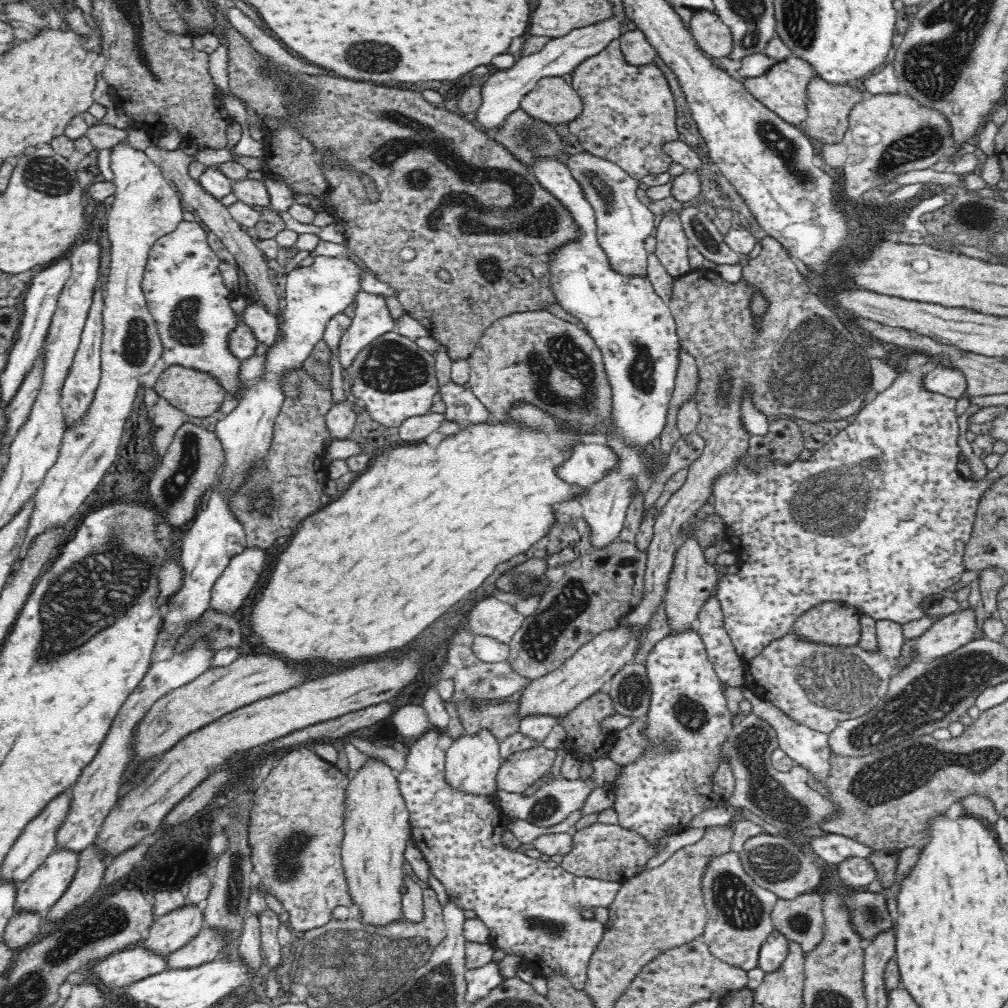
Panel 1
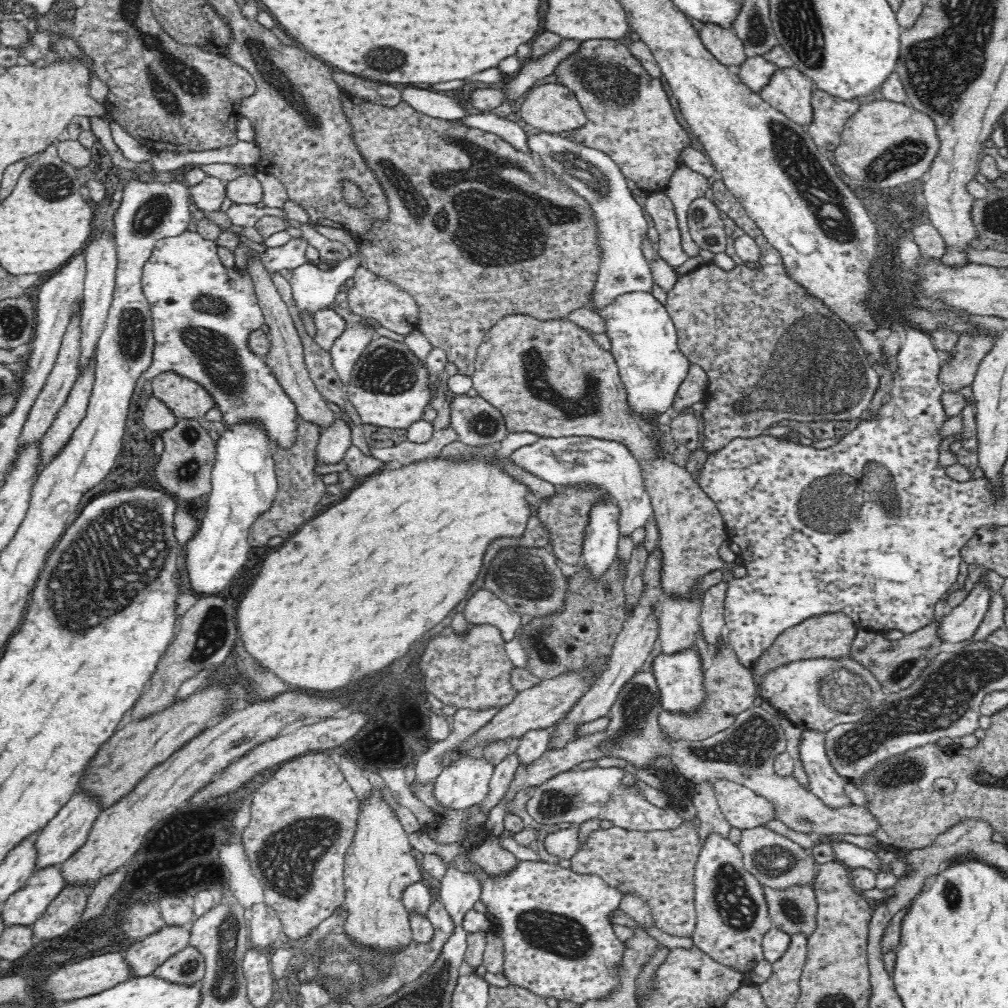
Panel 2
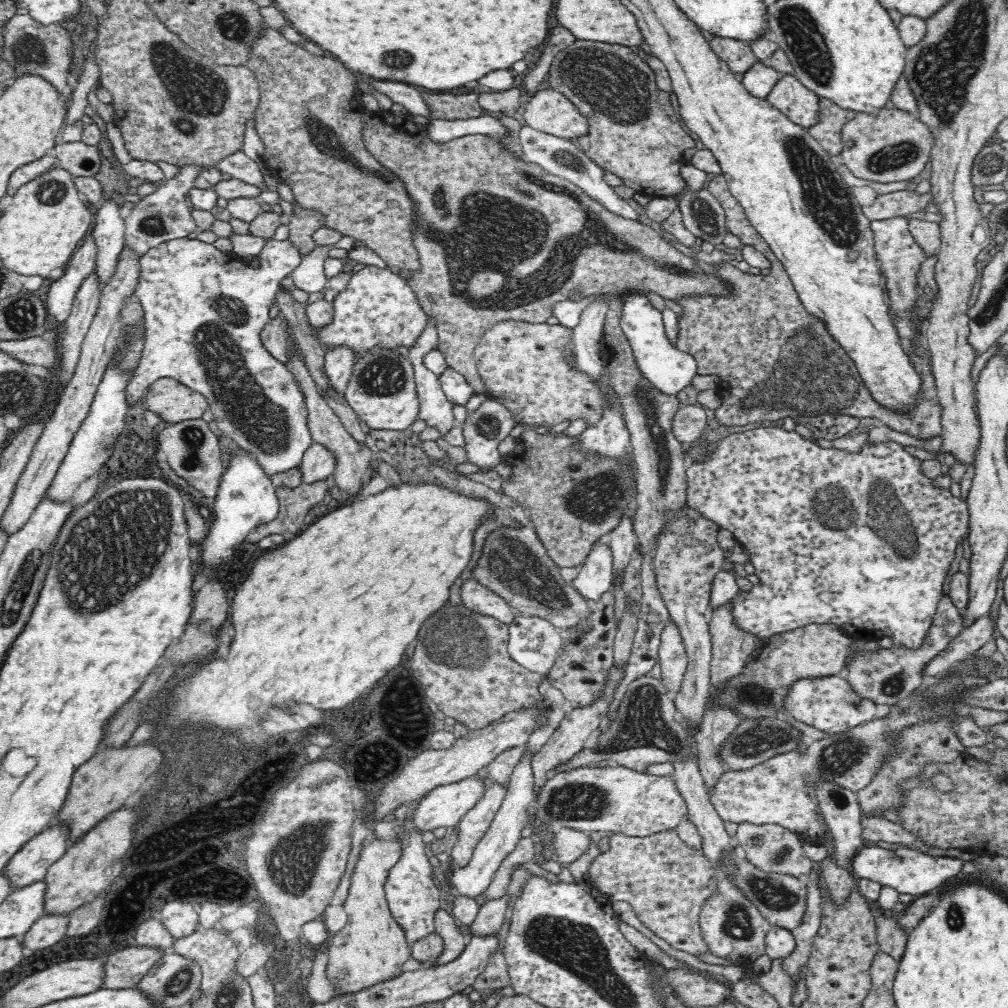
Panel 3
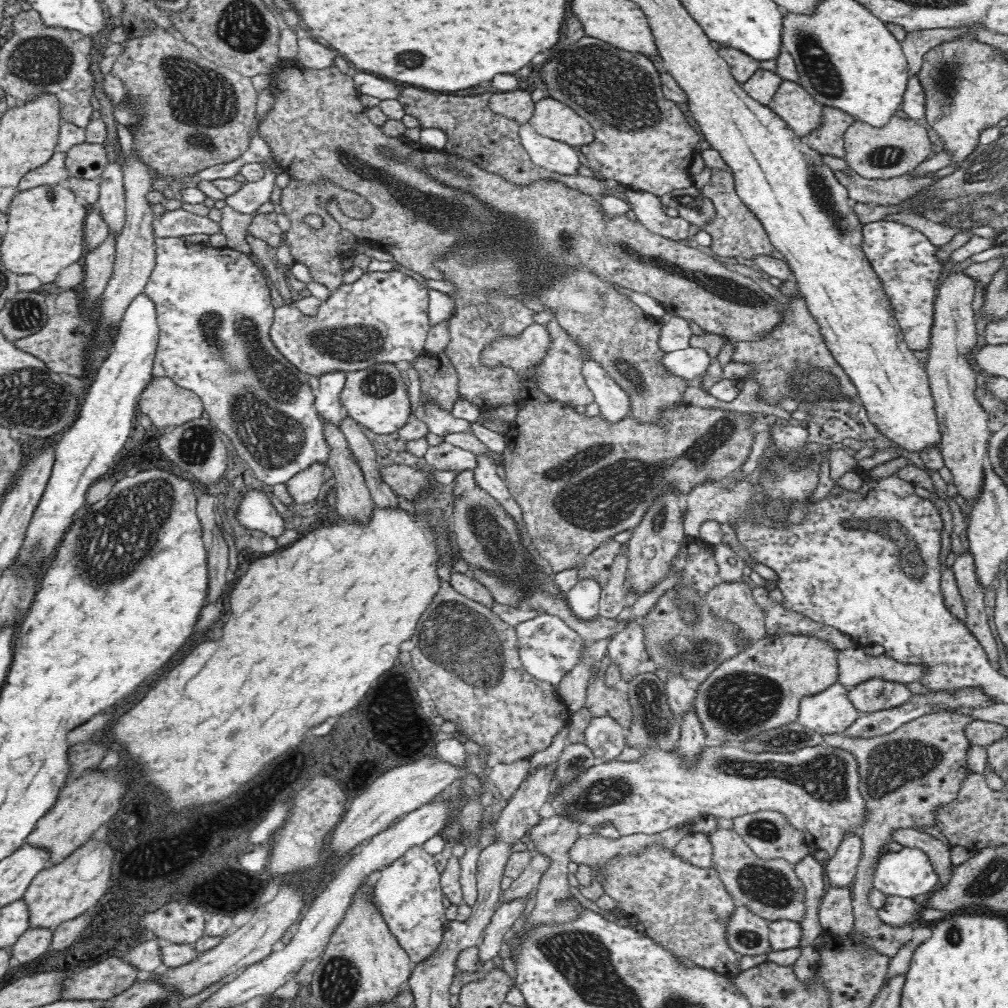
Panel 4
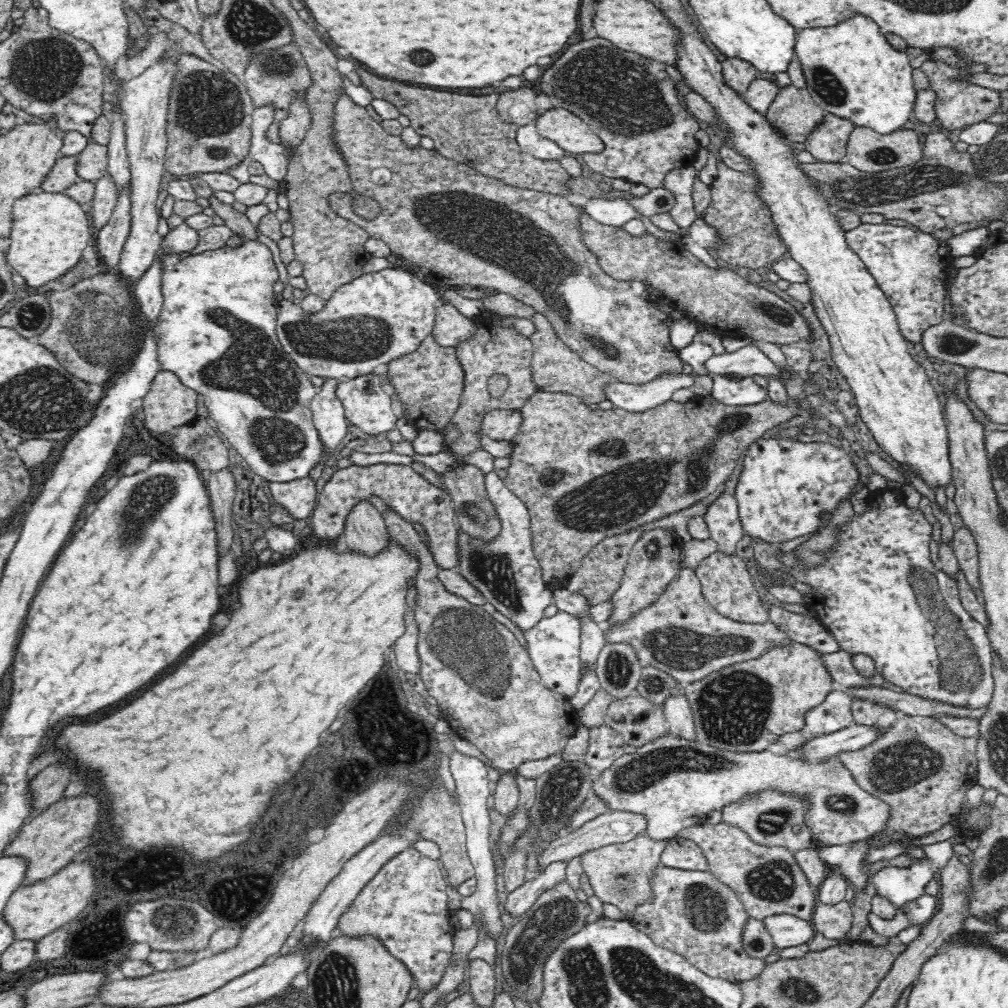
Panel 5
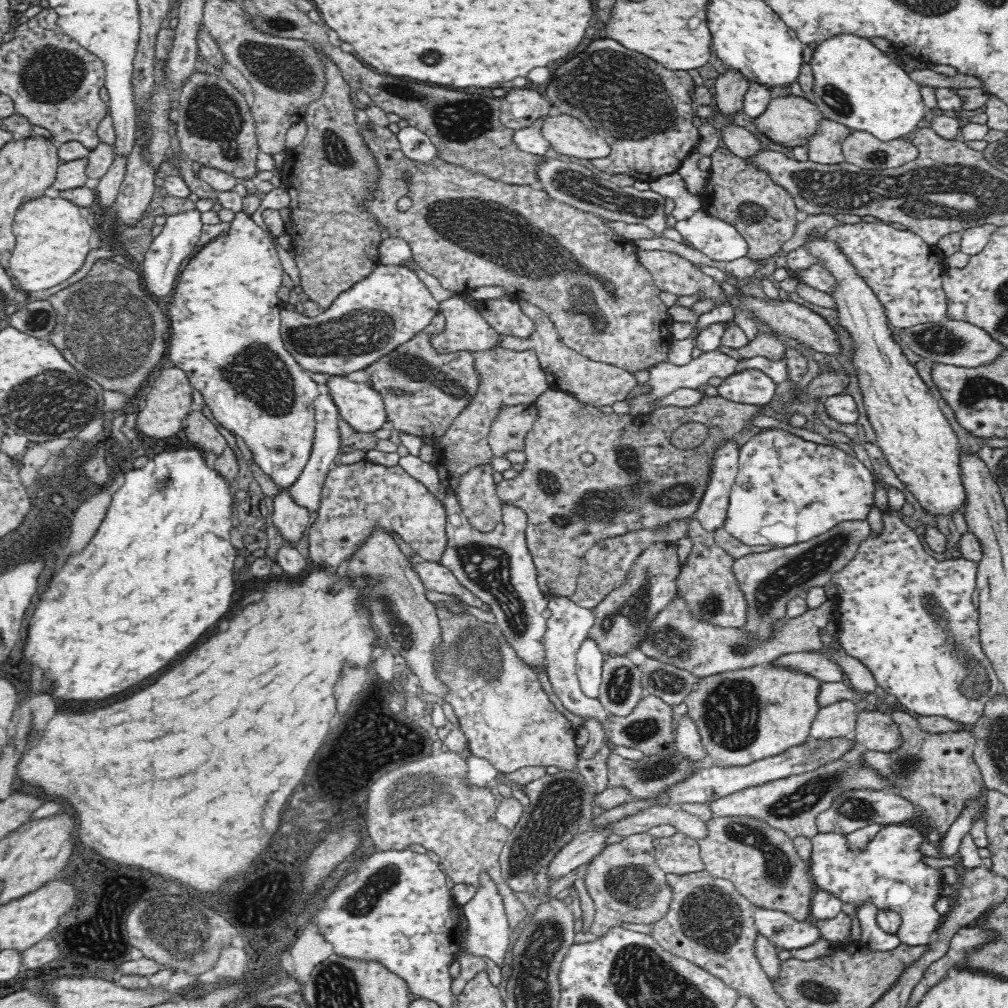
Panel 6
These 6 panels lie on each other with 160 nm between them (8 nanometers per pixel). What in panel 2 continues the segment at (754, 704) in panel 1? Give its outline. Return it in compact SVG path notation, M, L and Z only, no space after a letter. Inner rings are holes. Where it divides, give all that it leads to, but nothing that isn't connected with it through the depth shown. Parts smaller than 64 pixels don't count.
M802 729L798 760L807 774L812 795L818 796L832 808L851 804L844 793L847 780L834 770L828 758L824 731Z

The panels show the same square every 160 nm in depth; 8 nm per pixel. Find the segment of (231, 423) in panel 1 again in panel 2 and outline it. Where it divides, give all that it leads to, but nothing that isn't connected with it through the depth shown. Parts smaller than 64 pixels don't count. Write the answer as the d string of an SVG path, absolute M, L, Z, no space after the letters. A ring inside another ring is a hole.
M308 245L304 255L310 262L300 265L292 271L292 276L289 279L291 285L292 297L298 308L298 312L302 319L302 314L306 313L314 318L314 313L322 309L333 308L332 304L336 300L336 295L341 291L342 286L353 278L356 269L361 266L360 257L351 256L349 259L341 260L338 264L332 265L328 270L321 270L315 265L315 262L321 260L318 250L313 246ZM240 420L236 424L224 424L224 427L215 443L216 464L211 472L206 511L200 514L198 530L185 543L190 592L198 599L218 596L238 568L246 564L251 546L250 527L258 514L272 506L278 490L276 461L264 425L259 420Z

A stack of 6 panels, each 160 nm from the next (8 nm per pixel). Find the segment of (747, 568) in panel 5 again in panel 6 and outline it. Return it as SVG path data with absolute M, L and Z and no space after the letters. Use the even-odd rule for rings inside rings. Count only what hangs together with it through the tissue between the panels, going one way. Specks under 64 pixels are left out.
M691 519L689 537L693 542L688 562L681 566L677 576L677 590L688 603L689 611L696 618L709 620L718 626L744 627L748 611L746 597L738 579L733 575L735 558L714 541L714 533L706 530L700 521Z

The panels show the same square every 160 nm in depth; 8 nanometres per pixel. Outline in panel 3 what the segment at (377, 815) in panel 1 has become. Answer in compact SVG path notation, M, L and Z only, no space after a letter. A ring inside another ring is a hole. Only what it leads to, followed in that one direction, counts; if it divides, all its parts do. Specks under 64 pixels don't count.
M374 832L372 841L360 850L343 904L347 923L328 948L327 977L335 984L335 996L358 992L378 982L393 979L400 974L402 964L411 957L411 946L405 939L404 929L393 918L385 897L390 870L398 864L402 854L404 846L398 836L382 839L377 838Z

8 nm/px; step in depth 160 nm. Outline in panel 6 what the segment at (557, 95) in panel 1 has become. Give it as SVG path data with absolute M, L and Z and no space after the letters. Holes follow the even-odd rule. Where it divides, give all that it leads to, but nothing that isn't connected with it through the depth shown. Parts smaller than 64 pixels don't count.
M568 114L547 116L541 133L551 144L551 148L564 156L576 158L604 158L611 153L610 145L600 136L588 130L581 121Z

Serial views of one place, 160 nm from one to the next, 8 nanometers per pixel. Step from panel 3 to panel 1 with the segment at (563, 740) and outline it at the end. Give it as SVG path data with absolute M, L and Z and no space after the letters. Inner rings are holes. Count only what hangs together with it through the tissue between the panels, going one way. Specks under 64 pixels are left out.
M768 235L762 238L761 245L761 252L755 258L750 259L747 266L743 267L741 272L743 277L738 282L734 284L726 282L715 270L696 269L675 279L672 296L667 301L677 325L679 343L688 350L688 355L693 357L697 363L699 382L695 398L701 419L694 432L705 440L705 447L700 459L696 460L687 470L684 484L669 498L664 508L658 513L653 528L654 536L646 550L647 567L644 575L646 592L638 607L634 608L628 617L629 624L641 628L643 634L648 634L648 622L650 622L652 614L656 612L656 607L665 597L673 568L674 554L684 526L694 522L696 511L708 502L713 494L714 483L722 475L738 468L747 454L751 436L744 431L744 427L740 423L740 402L743 389L747 385L754 387L755 407L759 408L760 412L763 412L764 416L768 418L792 417L796 422L808 420L811 423L824 420L844 420L845 417L852 418L857 412L860 412L860 405L865 402L871 373L868 356L881 359L886 354L882 343L871 338L869 334L857 328L849 320L850 313L844 309L839 310L838 307L834 308L824 304L820 294L816 296L809 291L808 286L800 277L796 265L792 264L787 250L773 236ZM746 282L751 282L755 288L759 288L769 300L770 307L762 318L760 334L755 334L755 320L748 309L750 291L748 291ZM726 372L727 376L732 379L732 394L725 405L720 405L717 402L717 389Z

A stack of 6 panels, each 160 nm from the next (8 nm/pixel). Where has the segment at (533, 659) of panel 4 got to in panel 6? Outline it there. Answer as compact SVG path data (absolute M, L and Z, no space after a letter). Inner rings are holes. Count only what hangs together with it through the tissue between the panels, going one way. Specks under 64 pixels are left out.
M568 597L551 598L547 607L551 610L551 615L546 620L542 647L544 647L545 672L552 690L568 712L578 714L578 716L593 716L603 723L608 718L609 712L602 706L599 699L588 698L583 693L575 667L577 650L593 627L596 618L595 612L593 609L576 605Z

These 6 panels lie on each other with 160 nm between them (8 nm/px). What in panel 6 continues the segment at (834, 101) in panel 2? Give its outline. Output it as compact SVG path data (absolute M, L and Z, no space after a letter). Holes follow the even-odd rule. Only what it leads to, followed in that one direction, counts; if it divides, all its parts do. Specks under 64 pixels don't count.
M822 119L808 141L809 160L818 164L835 165L845 161L842 141L850 136L852 129L835 120Z

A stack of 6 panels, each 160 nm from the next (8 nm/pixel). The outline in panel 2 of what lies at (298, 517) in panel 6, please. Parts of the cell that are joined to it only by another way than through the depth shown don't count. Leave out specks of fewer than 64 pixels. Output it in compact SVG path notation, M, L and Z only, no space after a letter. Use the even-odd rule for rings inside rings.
M339 417L325 428L319 436L318 460L320 464L336 464L344 459L346 450L352 446L352 428Z

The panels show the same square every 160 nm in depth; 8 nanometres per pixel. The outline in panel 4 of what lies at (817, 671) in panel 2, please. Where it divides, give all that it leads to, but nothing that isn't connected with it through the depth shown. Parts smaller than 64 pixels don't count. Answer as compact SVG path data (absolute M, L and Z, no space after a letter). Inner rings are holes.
M834 682L818 694L800 698L796 721L820 734L836 734L844 733L860 716L844 684Z

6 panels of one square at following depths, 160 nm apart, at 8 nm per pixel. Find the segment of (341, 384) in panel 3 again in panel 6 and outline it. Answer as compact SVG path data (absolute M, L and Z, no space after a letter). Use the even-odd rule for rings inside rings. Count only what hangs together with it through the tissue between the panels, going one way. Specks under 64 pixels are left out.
M329 394L319 395L313 402L315 424L315 435L312 454L306 468L297 478L294 484L289 486L289 493L292 498L302 506L305 506L309 512L318 510L320 498L322 498L322 489L327 474L334 468L334 462L337 460L339 448L341 447L341 438L339 433L339 410L336 403Z

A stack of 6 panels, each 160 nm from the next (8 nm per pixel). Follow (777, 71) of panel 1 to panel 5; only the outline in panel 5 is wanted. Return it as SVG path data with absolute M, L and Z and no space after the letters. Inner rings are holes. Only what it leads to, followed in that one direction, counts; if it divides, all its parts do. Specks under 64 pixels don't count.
M788 84L779 88L765 116L788 140L804 142L825 114L806 87Z

